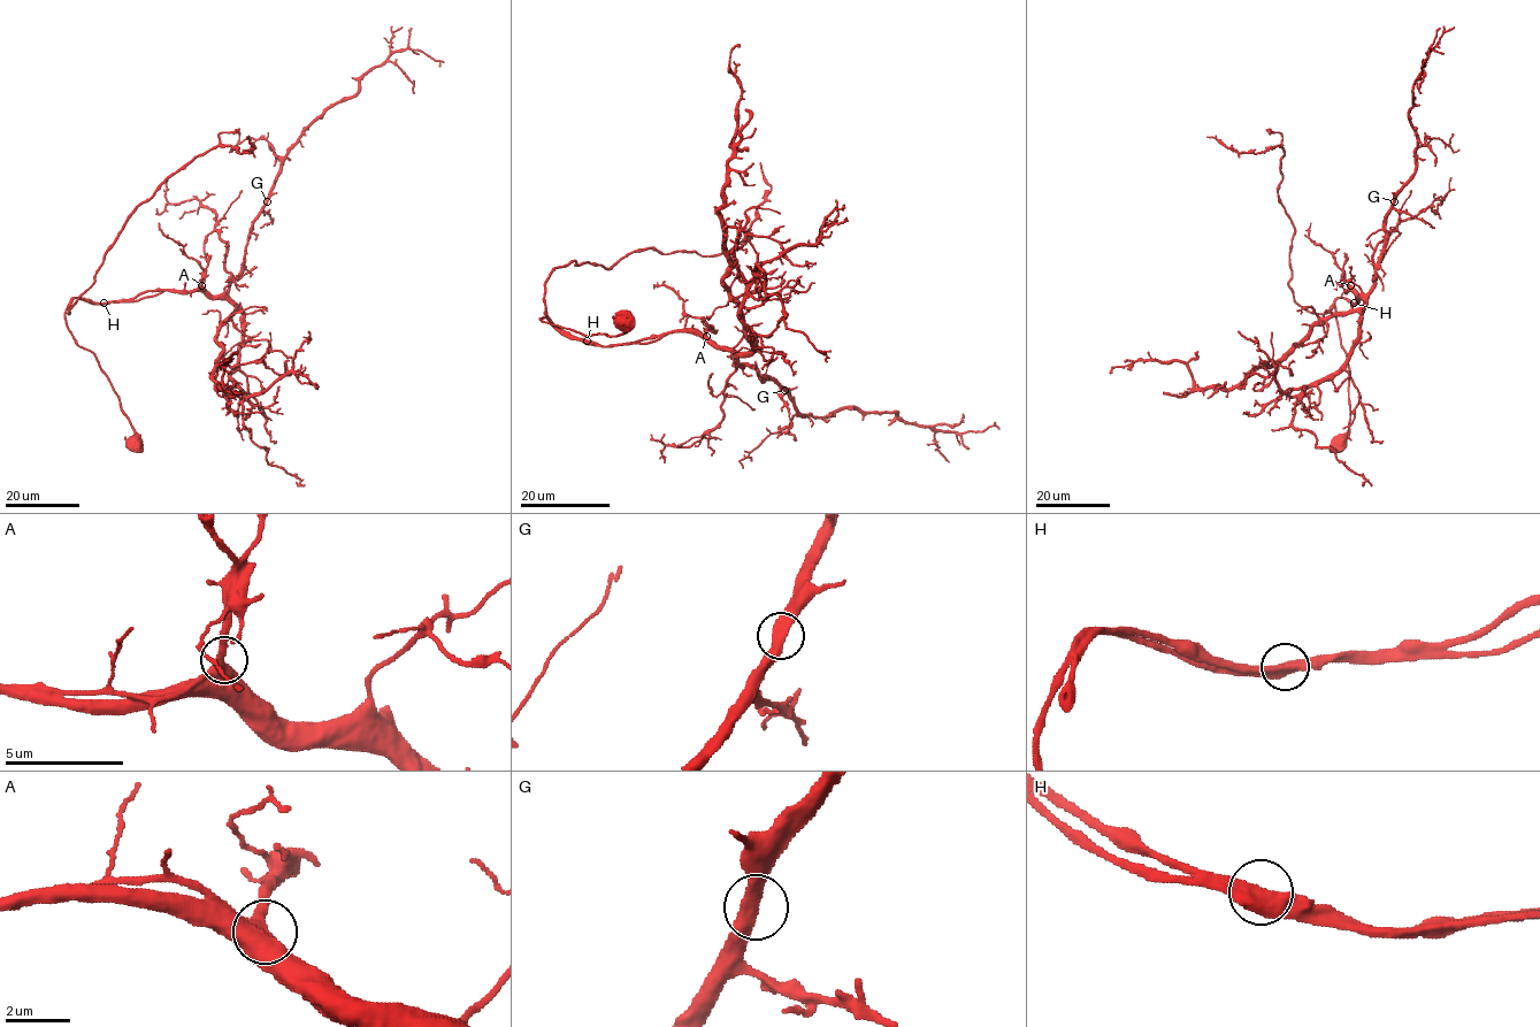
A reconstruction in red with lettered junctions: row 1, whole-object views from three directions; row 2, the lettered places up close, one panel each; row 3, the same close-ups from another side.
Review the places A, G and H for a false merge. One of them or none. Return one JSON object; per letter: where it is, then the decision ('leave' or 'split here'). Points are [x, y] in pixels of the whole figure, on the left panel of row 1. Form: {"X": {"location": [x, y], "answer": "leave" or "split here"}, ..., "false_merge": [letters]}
{"A": {"location": [201, 285], "answer": "leave"}, "G": {"location": [267, 201], "answer": "leave"}, "H": {"location": [104, 303], "answer": "leave"}, "false_merge": []}

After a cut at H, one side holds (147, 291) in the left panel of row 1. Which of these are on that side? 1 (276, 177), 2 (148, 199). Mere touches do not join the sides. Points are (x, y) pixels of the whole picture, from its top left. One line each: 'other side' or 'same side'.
1: same side
2: other side

